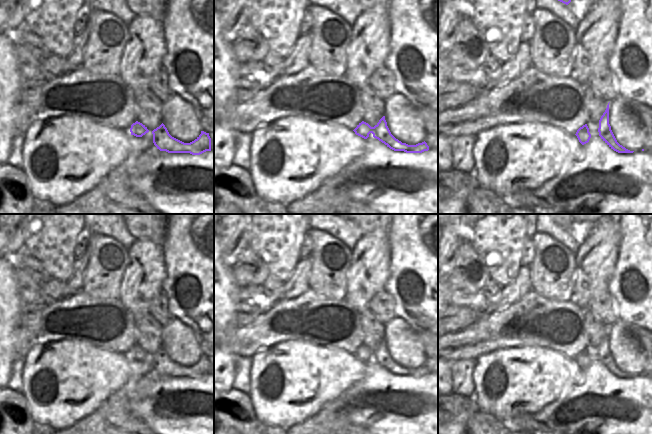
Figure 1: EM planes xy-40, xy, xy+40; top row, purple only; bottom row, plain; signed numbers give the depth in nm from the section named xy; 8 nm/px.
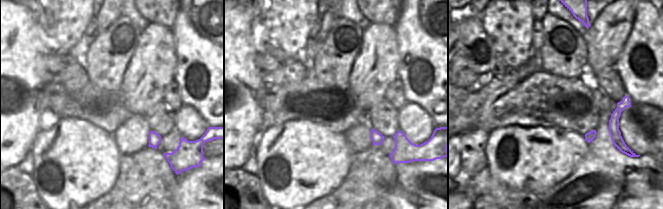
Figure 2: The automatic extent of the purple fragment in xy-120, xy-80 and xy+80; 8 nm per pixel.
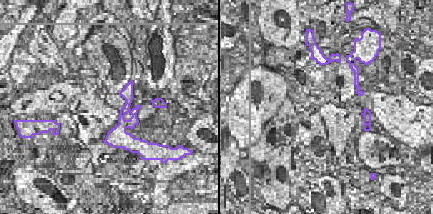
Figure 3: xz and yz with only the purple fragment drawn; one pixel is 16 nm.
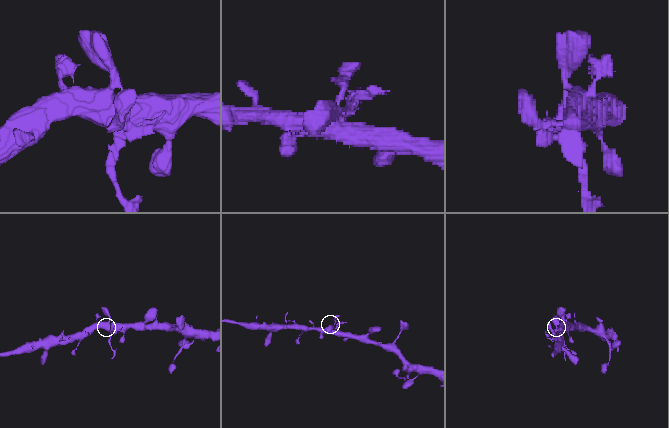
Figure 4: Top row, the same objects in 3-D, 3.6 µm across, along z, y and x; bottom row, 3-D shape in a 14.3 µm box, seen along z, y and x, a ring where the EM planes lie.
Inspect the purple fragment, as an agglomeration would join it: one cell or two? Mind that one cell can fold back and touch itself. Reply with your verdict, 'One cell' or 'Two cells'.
One cell.

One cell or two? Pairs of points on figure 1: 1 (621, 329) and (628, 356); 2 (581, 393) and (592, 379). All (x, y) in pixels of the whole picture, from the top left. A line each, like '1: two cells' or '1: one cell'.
1: one cell
2: one cell

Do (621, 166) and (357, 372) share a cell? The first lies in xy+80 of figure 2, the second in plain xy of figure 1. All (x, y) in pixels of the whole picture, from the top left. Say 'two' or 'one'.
two

